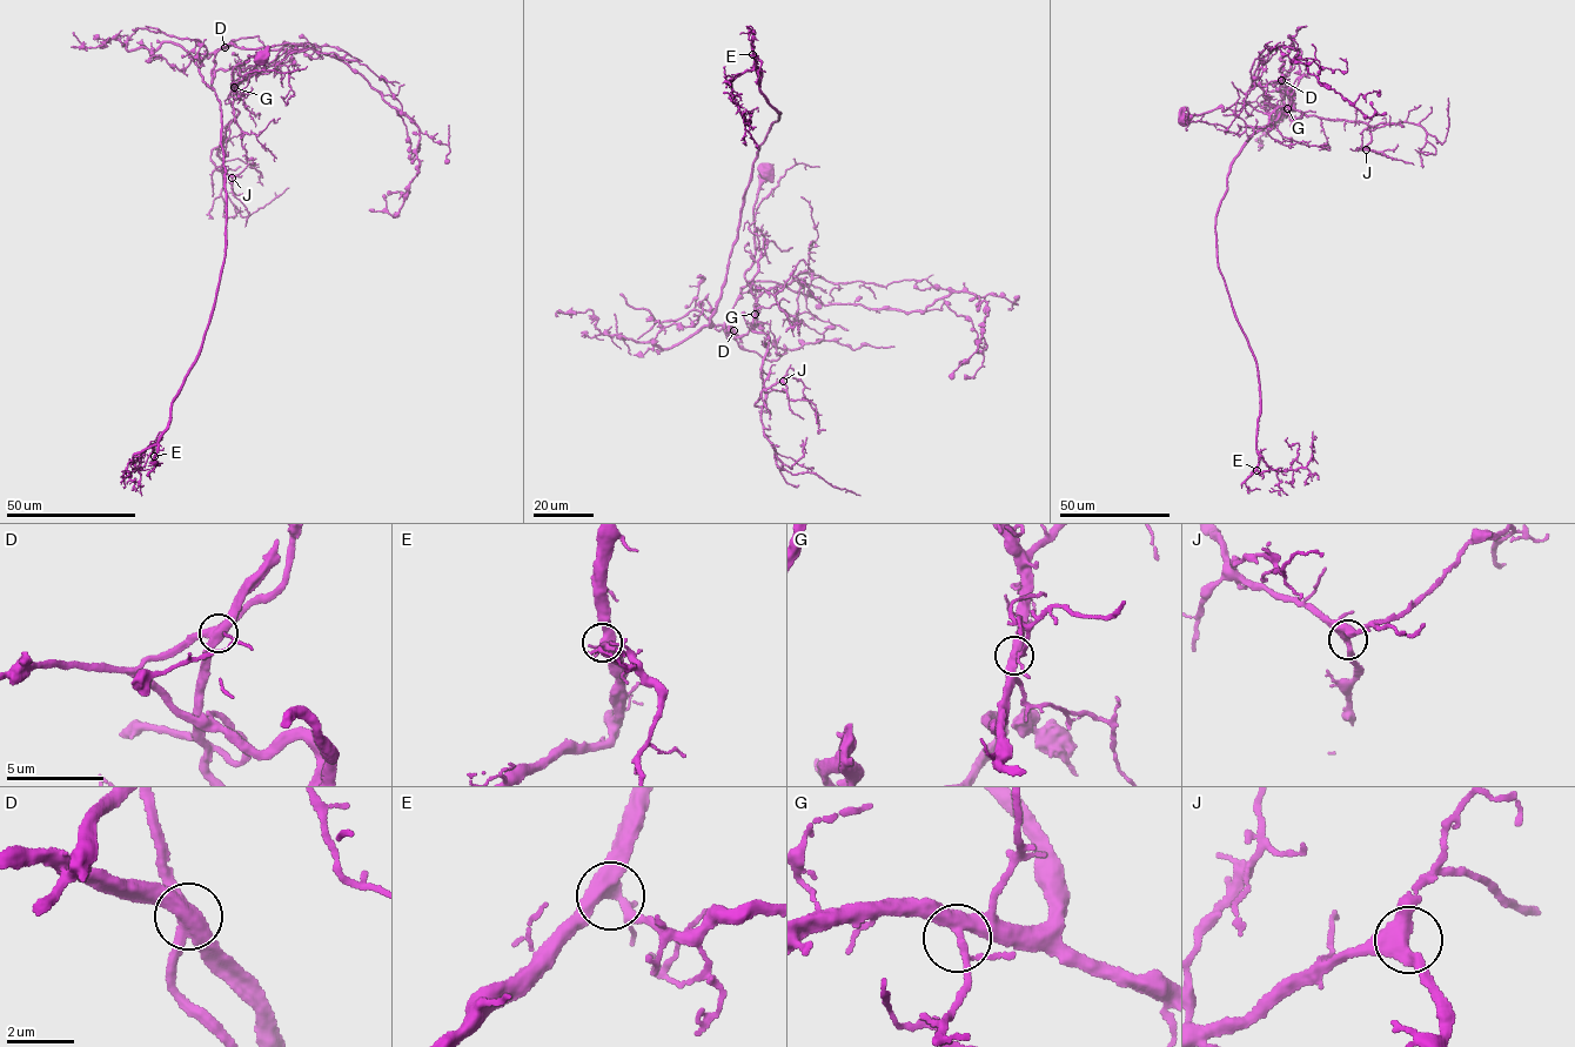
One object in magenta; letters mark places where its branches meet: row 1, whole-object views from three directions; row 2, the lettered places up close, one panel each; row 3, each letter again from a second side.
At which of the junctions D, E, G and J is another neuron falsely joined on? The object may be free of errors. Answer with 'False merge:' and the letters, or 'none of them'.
False merge: D

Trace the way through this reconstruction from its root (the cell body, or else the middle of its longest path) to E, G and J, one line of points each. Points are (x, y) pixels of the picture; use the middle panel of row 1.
E: (768, 170), (744, 275), (754, 320), (728, 339), (711, 319), (755, 161), (782, 113), (759, 89), (752, 54)
G: (768, 170), (754, 207), (755, 262), (744, 275), (755, 300), (755, 314)
J: (768, 170), (744, 275), (752, 330), (769, 339), (765, 403), (755, 405), (783, 381)

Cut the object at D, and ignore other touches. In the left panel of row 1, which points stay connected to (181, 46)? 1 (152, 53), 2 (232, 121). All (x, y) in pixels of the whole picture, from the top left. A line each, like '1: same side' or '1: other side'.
1: same side
2: other side

